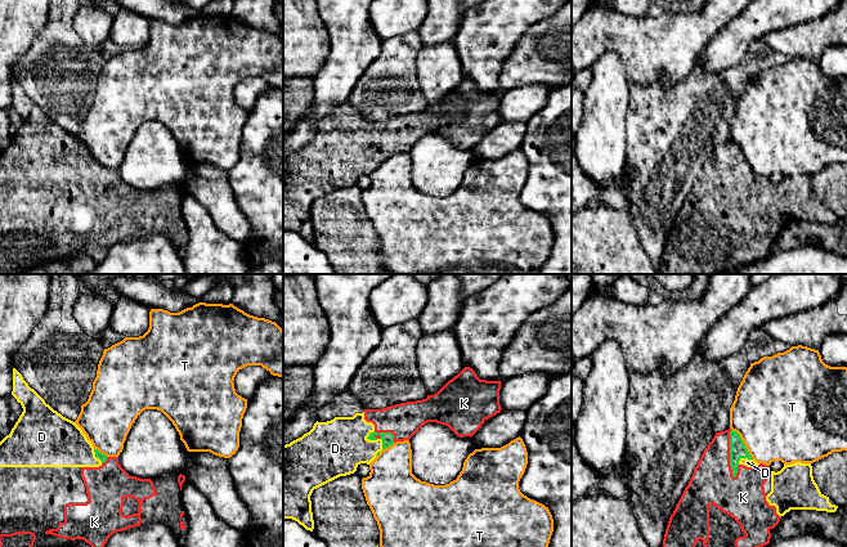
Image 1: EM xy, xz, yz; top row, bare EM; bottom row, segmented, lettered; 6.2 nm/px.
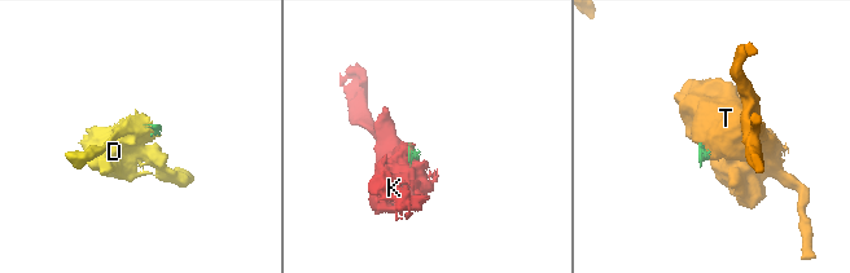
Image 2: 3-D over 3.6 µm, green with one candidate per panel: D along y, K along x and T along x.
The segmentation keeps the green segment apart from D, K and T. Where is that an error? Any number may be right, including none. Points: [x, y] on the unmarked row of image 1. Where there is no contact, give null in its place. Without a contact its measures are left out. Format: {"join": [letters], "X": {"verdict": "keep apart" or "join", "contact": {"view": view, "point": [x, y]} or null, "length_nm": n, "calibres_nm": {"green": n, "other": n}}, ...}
{"join": ["D"], "D": {"verdict": "join", "contact": {"view": "xz", "point": [372, 151]}, "length_nm": 80, "calibres_nm": {"green": 80, "other": 360}}, "K": {"verdict": "keep apart", "contact": {"view": "yz", "point": [730, 166]}, "length_nm": 300, "calibres_nm": {"green": 100, "other": 280}}, "T": {"verdict": "keep apart", "contact": {"view": "yz", "point": [743, 155]}, "length_nm": 240, "calibres_nm": {"green": 100, "other": 500}}}

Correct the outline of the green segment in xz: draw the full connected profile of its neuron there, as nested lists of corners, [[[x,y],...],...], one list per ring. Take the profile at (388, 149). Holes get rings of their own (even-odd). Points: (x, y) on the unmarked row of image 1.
[[[349,99],[339,104],[331,115],[317,122],[317,134],[309,144],[283,157],[283,230],[292,230],[313,243],[313,202],[340,188],[354,185],[360,175],[369,176],[393,156],[391,144],[378,145],[375,136],[364,131],[364,118]]]

